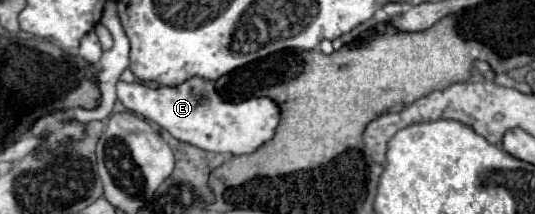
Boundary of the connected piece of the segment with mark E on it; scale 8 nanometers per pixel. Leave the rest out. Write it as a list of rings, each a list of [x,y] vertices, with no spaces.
[[[191,77],[175,87],[161,85],[157,89],[137,83],[117,83],[119,101],[133,113],[151,119],[161,129],[169,131],[175,139],[185,141],[193,147],[223,155],[249,155],[261,145],[269,143],[281,123],[281,105],[269,97],[251,97],[241,103],[225,101],[215,89],[213,81],[203,77]]]

